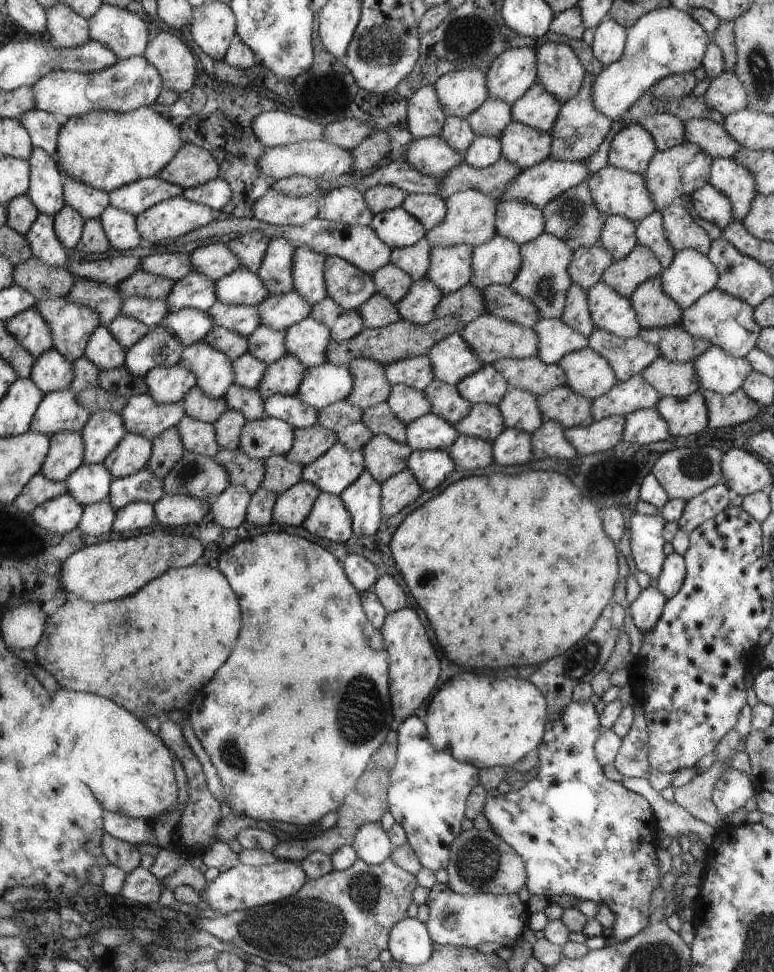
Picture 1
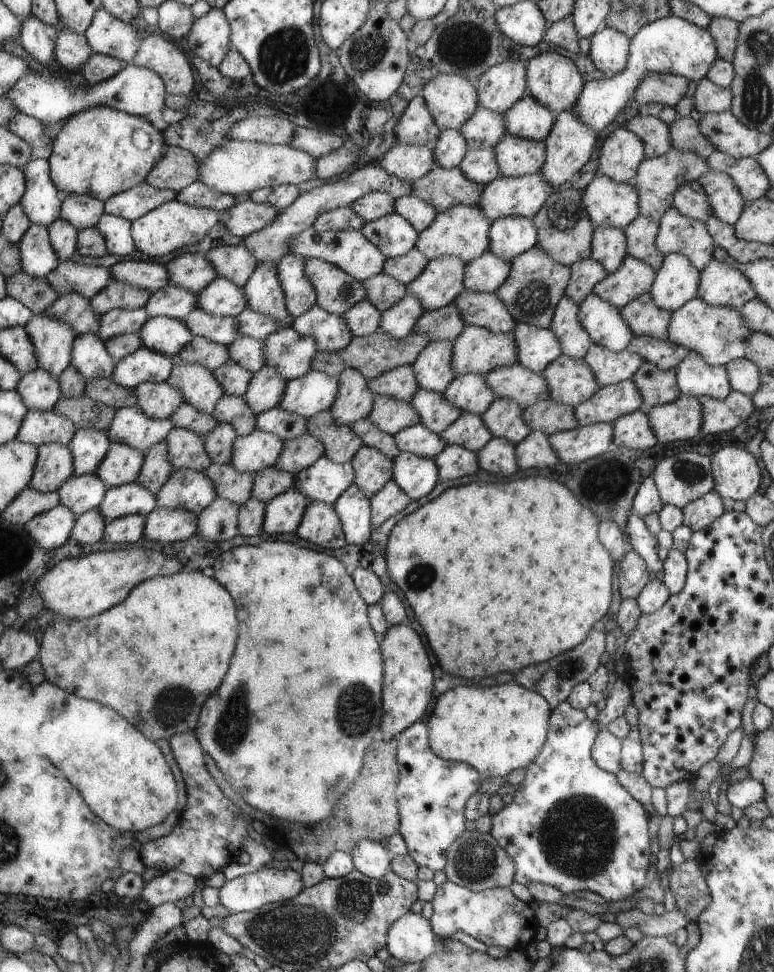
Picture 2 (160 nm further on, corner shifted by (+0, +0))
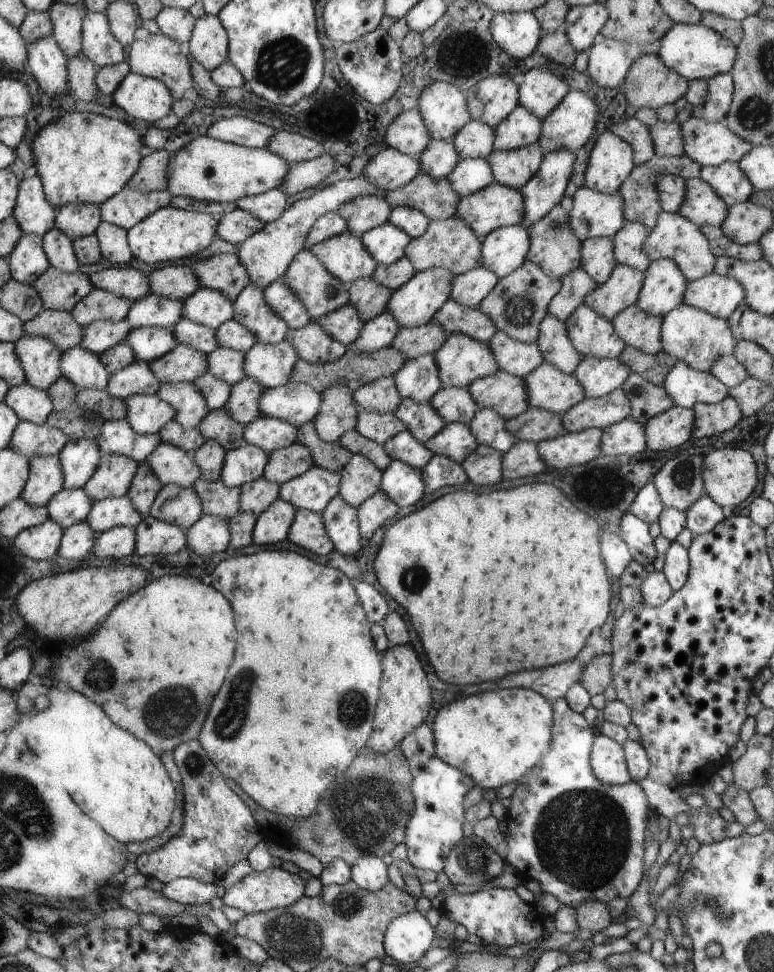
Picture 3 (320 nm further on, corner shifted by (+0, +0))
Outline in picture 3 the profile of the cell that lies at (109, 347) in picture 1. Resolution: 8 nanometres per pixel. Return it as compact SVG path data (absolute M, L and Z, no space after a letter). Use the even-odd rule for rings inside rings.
M78 345L62 354L62 378L80 389L105 389L110 374L100 356Z

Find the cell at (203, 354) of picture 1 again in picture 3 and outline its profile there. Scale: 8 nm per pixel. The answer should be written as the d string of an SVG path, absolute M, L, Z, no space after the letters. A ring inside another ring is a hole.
M164 383L157 395L176 408L175 421L182 428L194 430L210 414L206 398L194 383Z

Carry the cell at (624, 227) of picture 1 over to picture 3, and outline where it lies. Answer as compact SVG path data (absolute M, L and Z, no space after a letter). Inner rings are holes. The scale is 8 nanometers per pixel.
M594 237L583 241L580 260L580 267L596 280L596 284L604 284L618 263L614 258L613 237Z

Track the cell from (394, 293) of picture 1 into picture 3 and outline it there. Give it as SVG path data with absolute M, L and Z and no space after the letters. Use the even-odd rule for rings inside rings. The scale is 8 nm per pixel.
M372 278L355 280L354 283L348 285L348 290L350 294L349 304L358 311L358 316L363 323L375 319L379 314L382 314L385 311L390 295L393 293L389 288L379 285Z

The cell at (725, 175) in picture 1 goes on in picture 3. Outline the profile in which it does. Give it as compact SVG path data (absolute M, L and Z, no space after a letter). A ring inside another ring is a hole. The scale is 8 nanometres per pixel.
M696 177L687 180L687 198L679 213L702 228L704 225L719 227L727 218L726 202L708 184Z

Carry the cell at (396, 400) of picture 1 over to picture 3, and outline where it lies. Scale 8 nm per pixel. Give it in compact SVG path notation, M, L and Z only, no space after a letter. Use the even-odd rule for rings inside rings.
M362 411L357 414L356 429L364 438L383 445L407 426L394 413Z

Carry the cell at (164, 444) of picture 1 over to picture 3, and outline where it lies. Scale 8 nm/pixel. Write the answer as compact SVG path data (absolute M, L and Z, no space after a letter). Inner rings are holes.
M146 462L138 468L138 474L127 492L128 498L134 502L134 506L142 516L150 515L152 503L155 502L156 495L162 490L162 482L155 476L154 470Z

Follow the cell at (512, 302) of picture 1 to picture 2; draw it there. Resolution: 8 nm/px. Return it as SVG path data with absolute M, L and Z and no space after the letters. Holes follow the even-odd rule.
M468 289L454 300L466 326L491 330L493 333L512 333L517 324L510 310L494 293L480 293Z

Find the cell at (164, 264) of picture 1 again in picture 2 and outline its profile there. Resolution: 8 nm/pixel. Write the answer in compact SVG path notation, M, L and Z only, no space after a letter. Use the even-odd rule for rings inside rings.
M136 258L120 261L111 266L110 270L114 276L112 279L148 290L150 293L169 284L169 274L165 265L152 260L140 261Z

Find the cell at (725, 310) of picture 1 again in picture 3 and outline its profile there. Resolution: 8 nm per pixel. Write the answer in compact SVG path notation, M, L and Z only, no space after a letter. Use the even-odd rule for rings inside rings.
M680 304L674 311L663 316L662 345L663 351L673 356L677 361L689 364L700 372L708 372L723 356L732 355L736 350L738 340L732 334L732 325L710 313Z

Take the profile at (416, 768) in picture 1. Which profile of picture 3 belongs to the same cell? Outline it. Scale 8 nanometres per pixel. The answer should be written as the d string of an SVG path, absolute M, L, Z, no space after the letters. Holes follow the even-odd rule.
M421 724L415 728L400 747L414 774L411 791L415 797L415 811L409 820L404 842L407 846L407 860L417 869L427 868L438 873L446 866L449 852L465 837L462 834L465 822L462 801L466 793L475 786L475 782L438 755L431 725Z

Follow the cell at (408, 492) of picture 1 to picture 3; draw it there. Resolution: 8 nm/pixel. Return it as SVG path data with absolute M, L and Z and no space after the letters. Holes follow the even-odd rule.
M382 491L376 492L357 506L360 534L364 539L370 539L375 530L386 520L396 517L399 506Z

